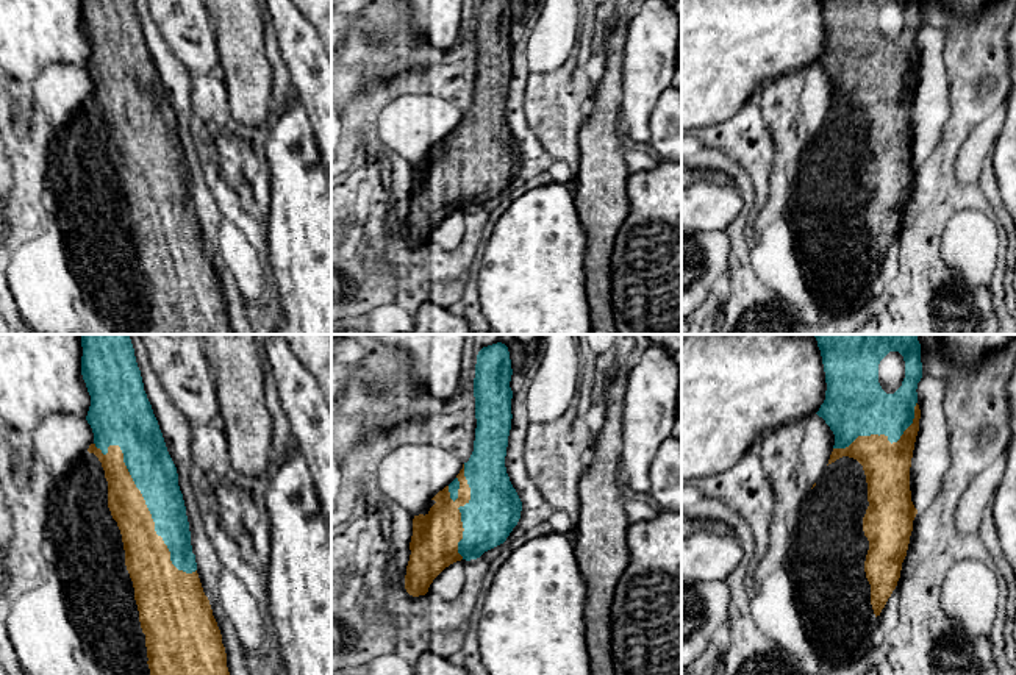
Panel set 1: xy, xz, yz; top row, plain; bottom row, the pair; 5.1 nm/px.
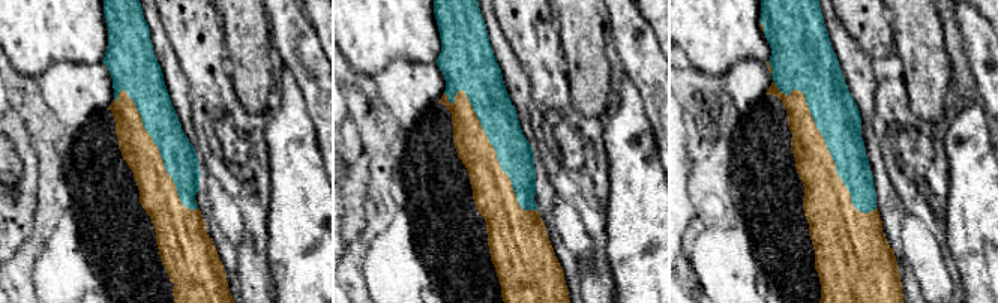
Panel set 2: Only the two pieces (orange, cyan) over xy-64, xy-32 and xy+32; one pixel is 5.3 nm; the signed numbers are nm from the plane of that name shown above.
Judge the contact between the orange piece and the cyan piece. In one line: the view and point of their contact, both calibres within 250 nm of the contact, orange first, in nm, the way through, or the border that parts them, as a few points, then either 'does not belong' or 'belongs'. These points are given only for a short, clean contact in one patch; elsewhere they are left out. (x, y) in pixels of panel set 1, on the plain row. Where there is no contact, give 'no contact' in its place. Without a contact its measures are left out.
meets orange in xy at (144, 152); 200 nm thick on the orange side, 220 nm on the other; belongs

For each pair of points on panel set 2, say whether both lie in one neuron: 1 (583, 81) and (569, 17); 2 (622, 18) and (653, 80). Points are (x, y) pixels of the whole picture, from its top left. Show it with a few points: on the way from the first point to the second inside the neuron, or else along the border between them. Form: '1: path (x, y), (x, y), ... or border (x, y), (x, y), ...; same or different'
1: path (583, 65), (583, 33); same
2: path (632, 33), (646, 65); same

